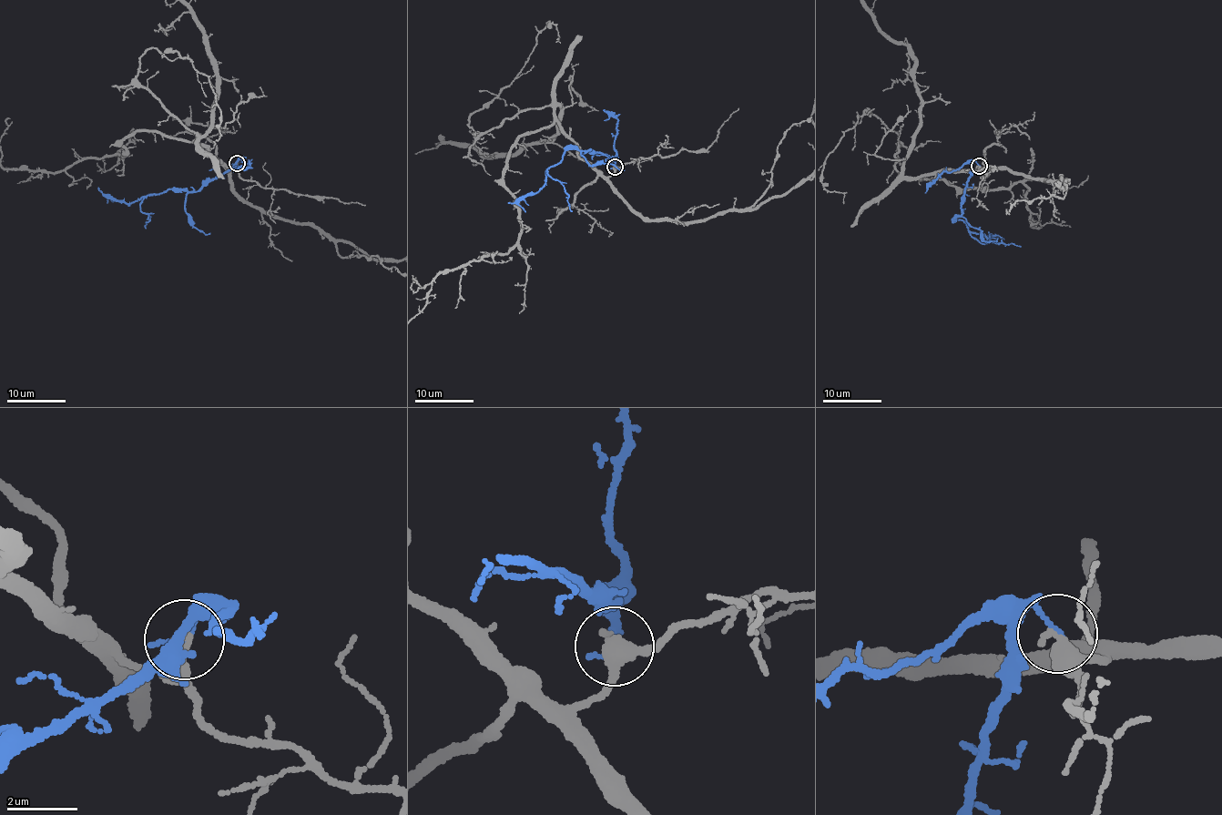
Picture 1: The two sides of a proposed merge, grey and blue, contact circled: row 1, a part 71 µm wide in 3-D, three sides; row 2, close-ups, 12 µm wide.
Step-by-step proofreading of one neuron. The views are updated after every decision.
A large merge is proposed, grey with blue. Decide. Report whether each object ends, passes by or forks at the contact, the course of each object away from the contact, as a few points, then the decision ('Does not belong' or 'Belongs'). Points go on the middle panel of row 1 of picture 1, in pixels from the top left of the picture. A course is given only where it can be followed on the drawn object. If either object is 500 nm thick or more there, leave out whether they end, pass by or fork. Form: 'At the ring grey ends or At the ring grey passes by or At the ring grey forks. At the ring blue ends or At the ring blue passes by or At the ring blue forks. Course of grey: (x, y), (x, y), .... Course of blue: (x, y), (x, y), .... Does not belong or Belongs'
At the ring grey passes by. At the ring blue ends. Course of blue: (615, 166), (592, 148), (569, 147), (546, 170), (545, 185), (520, 201), (525, 211). Does not belong

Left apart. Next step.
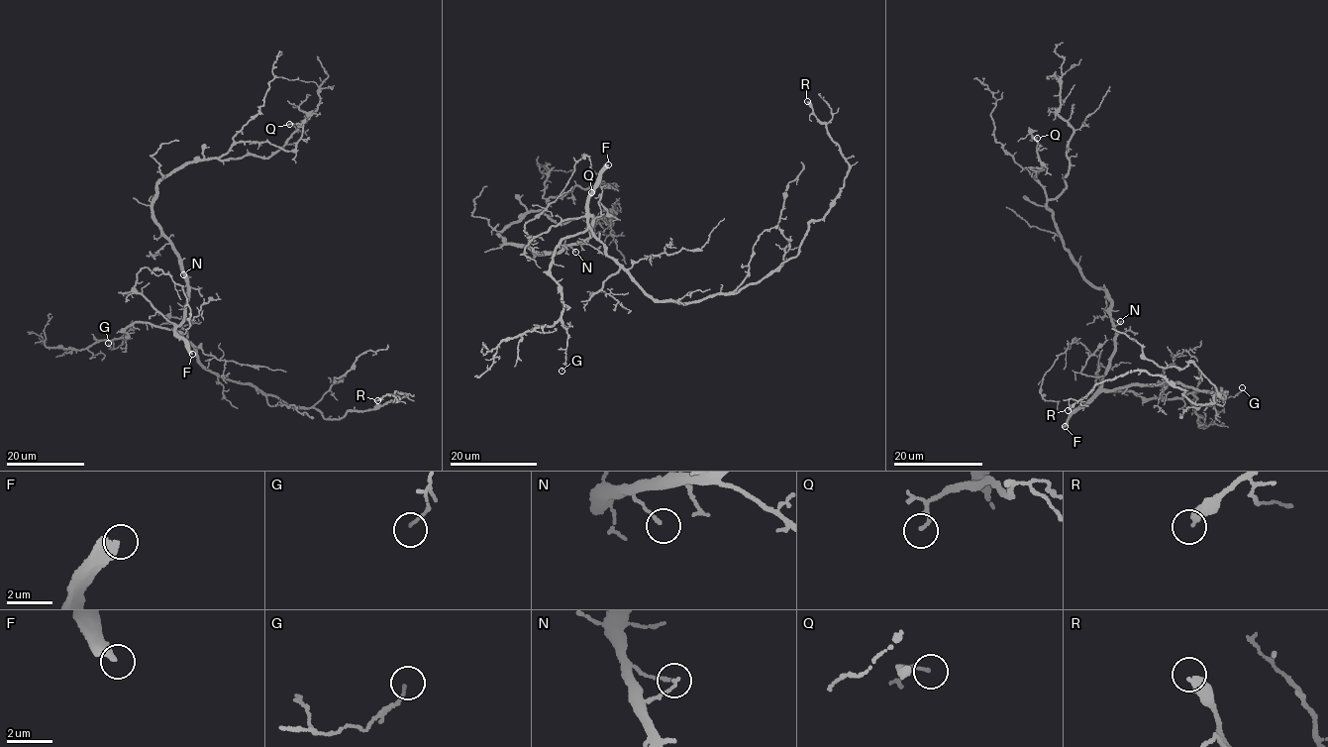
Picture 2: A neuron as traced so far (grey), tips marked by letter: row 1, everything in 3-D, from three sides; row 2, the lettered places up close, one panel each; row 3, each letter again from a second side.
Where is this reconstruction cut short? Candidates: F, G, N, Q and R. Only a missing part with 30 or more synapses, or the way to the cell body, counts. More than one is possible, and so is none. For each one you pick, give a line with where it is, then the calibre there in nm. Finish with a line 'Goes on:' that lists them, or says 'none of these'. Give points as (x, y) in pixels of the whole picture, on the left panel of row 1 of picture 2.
F: place (192, 354); calibre 400 nm
Goes on: F

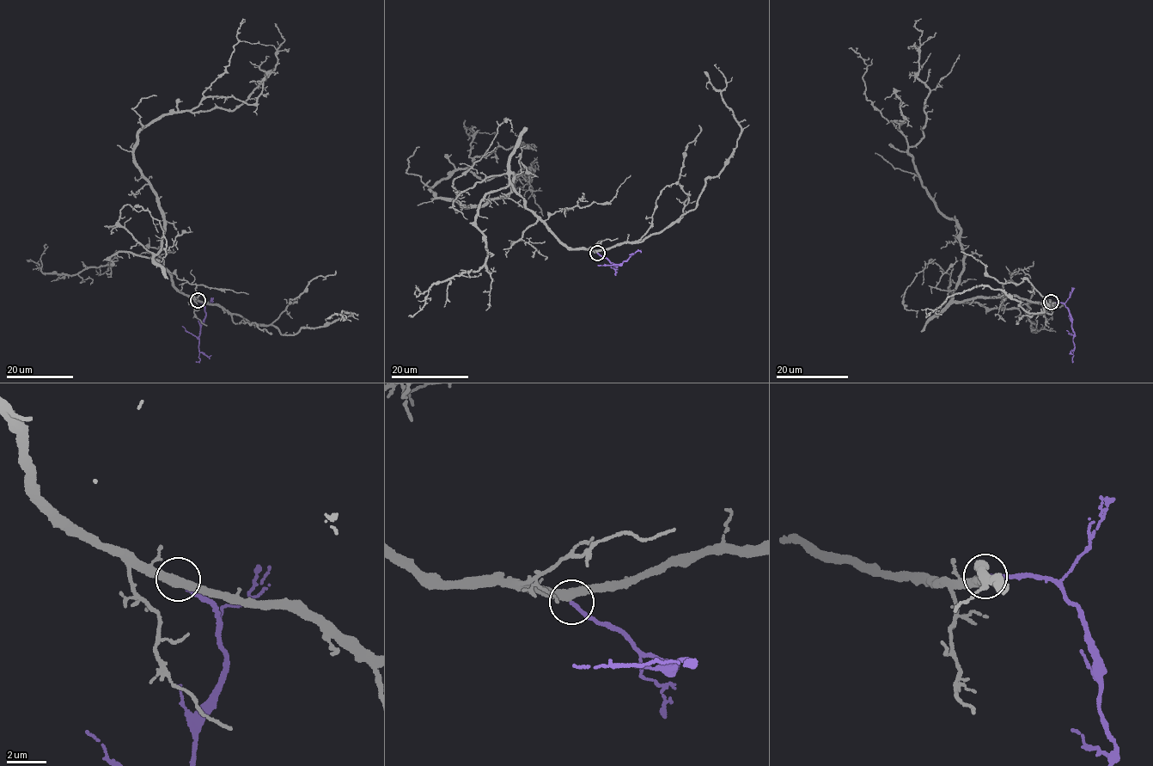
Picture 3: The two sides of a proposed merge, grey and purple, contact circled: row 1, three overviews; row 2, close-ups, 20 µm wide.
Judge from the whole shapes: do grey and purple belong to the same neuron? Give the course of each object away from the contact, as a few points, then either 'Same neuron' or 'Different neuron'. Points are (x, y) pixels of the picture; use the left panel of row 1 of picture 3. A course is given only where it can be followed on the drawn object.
Course of grey: (198, 300), (152, 257), (164, 216), (134, 158), (138, 132), (162, 115), (234, 110), (275, 68), (276, 24). Course of purple: (198, 300), (204, 305), (205, 315), (199, 336), (200, 359), (196, 361). Same neuron

